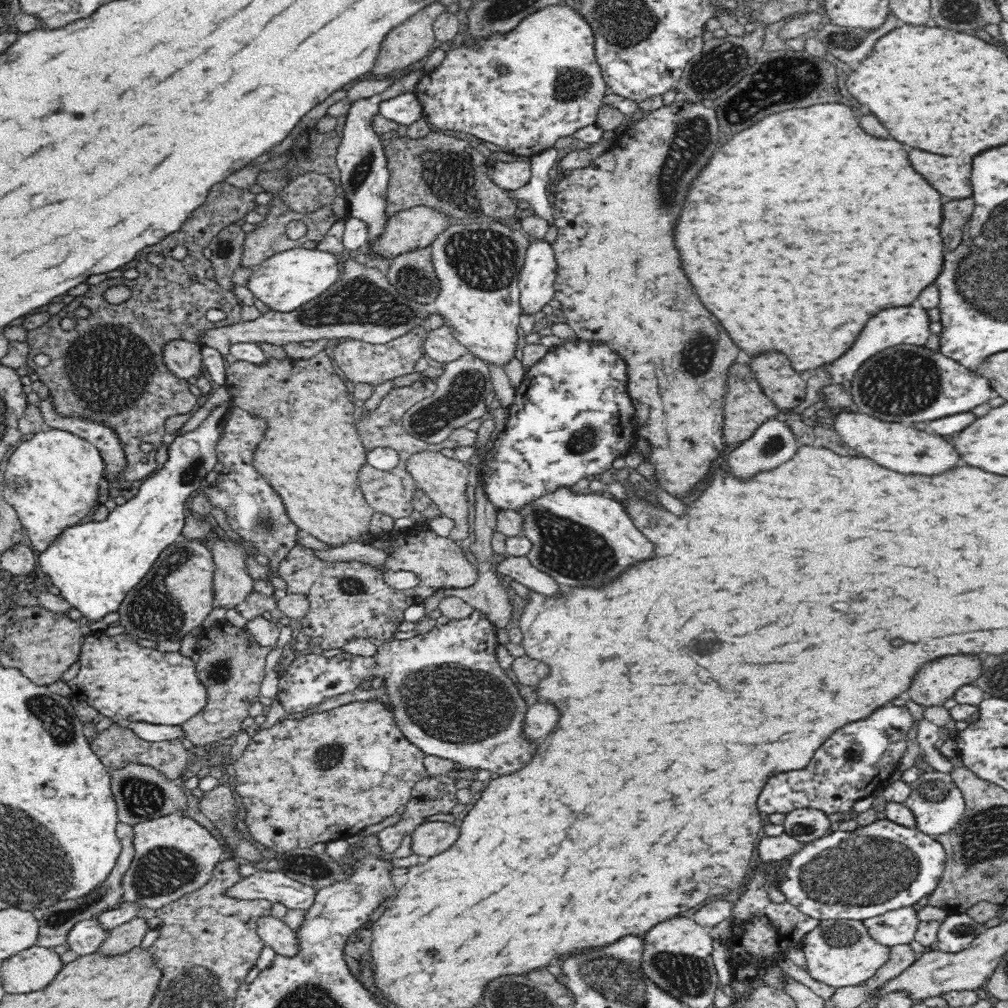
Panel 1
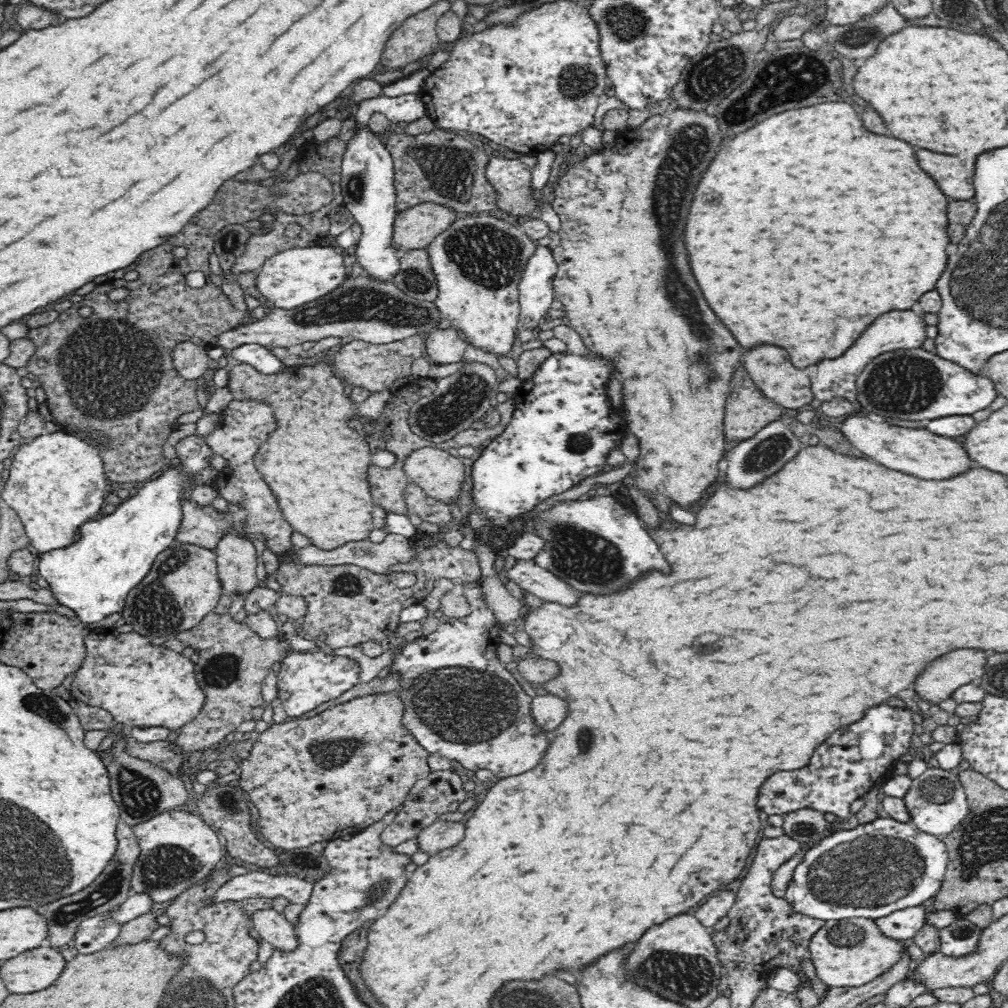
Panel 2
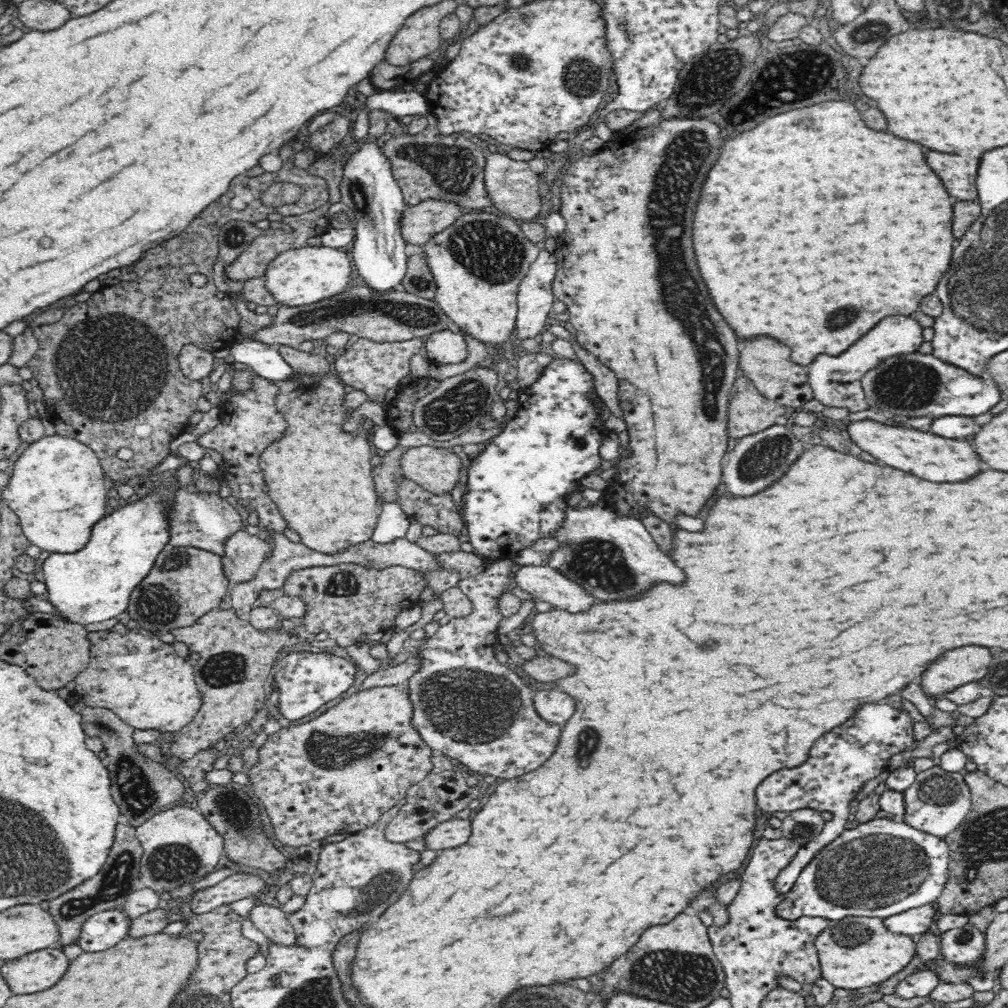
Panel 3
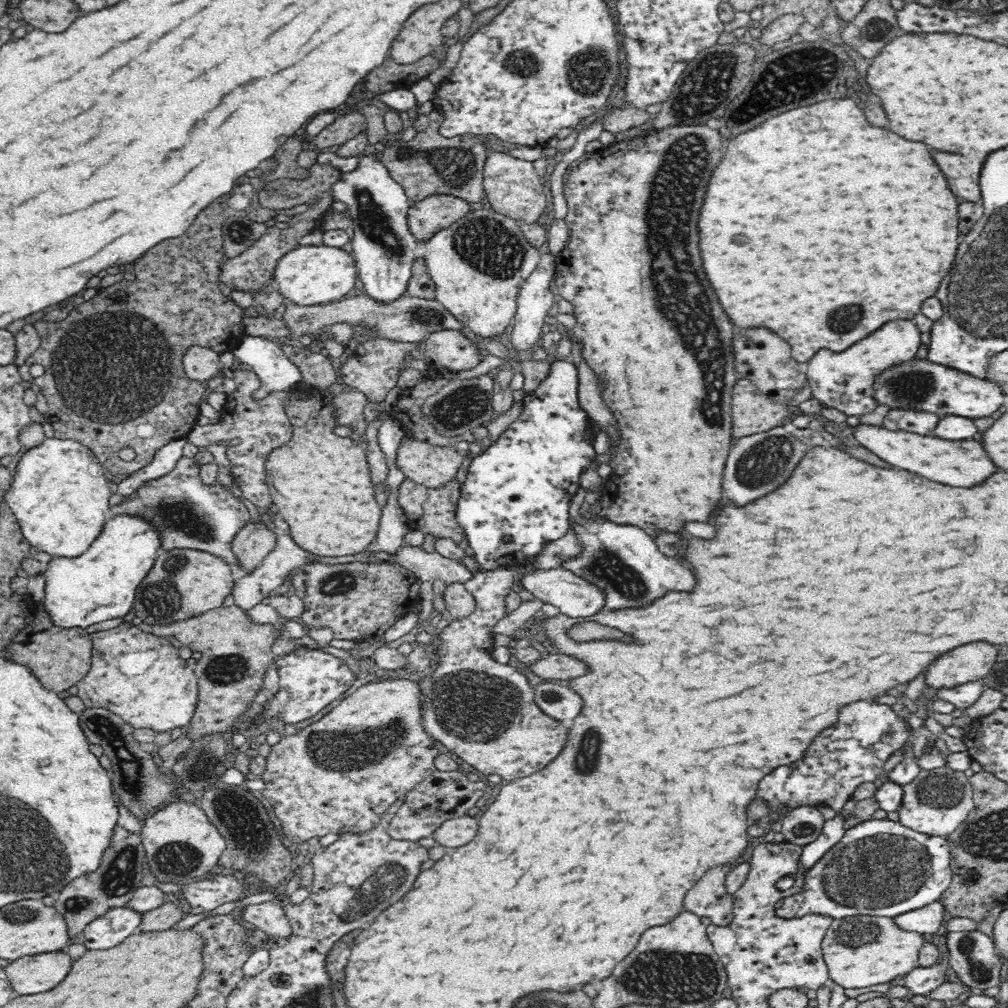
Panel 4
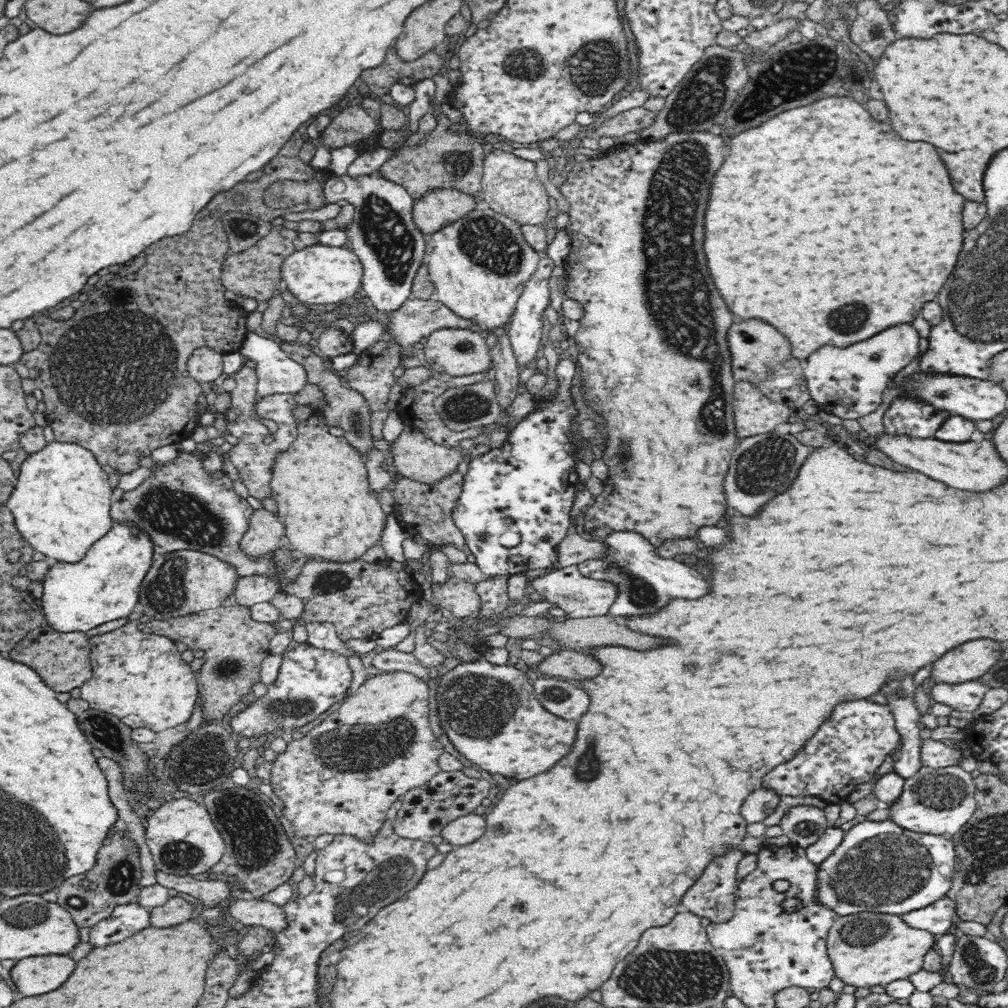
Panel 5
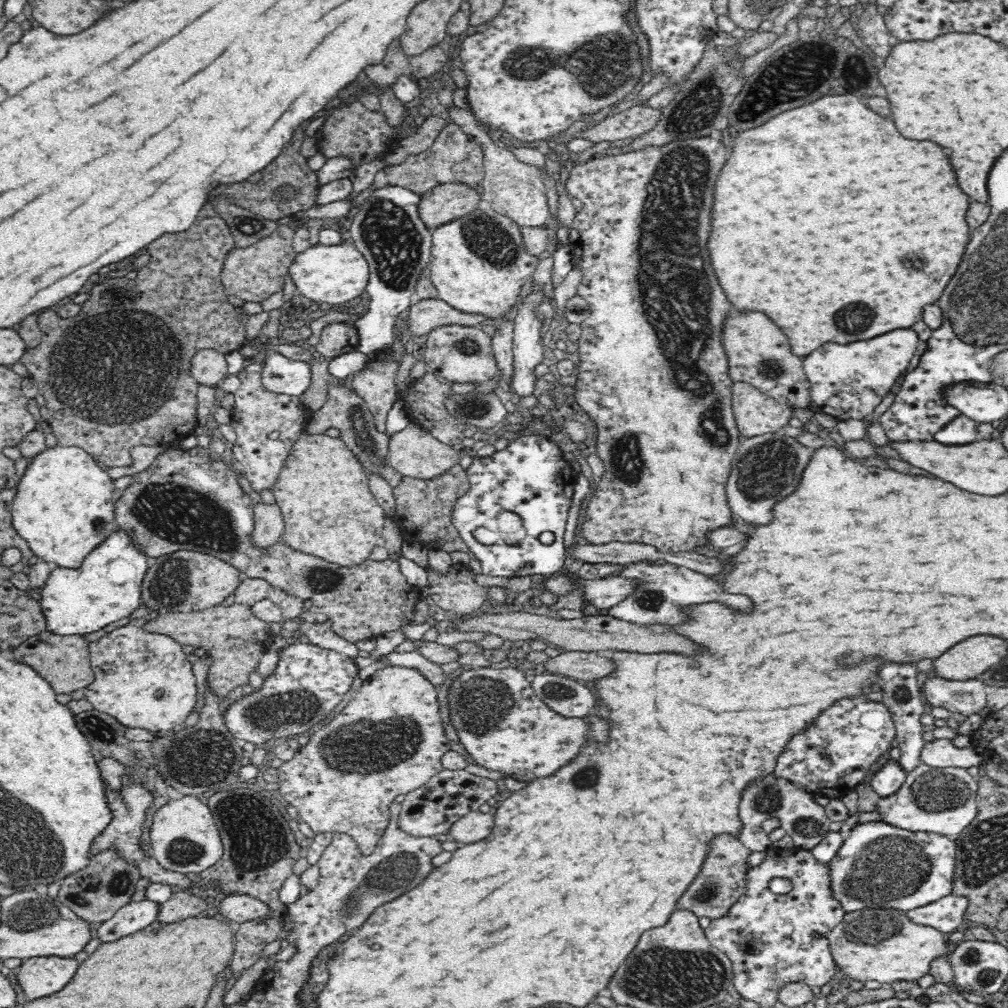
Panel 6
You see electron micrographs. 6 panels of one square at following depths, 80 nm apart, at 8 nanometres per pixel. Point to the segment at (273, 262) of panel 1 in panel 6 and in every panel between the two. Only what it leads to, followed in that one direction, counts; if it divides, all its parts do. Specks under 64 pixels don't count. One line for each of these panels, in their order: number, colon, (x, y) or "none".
2: (297, 276)
3: (305, 275)
4: (309, 275)
5: (321, 275)
6: (337, 274)

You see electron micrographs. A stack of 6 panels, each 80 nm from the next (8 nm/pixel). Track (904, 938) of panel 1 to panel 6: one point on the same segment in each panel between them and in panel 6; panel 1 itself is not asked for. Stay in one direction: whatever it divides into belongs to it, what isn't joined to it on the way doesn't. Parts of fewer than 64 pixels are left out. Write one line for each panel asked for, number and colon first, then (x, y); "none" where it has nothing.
2: (904, 924)
3: (917, 921)
4: (930, 920)
5: (940, 917)
6: (947, 914)

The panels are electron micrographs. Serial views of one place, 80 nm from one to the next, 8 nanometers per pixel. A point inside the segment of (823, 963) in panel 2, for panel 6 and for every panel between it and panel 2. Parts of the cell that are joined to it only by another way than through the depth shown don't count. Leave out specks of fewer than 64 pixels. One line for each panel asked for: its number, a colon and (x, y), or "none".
3: (856, 952)
4: (862, 950)
5: (866, 948)
6: (885, 945)

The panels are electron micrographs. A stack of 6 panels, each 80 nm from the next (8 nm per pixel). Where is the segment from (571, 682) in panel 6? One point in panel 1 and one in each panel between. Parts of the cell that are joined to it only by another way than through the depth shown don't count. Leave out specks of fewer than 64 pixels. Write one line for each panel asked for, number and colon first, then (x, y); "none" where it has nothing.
1: (541, 717)
2: (549, 710)
3: (554, 704)
4: (560, 701)
5: (559, 696)

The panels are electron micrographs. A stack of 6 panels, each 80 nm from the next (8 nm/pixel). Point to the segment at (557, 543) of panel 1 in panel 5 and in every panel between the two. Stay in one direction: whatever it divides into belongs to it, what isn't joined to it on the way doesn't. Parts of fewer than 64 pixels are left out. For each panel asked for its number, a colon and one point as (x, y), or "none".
2: (596, 544)
3: (616, 559)
4: (624, 559)
5: (648, 583)

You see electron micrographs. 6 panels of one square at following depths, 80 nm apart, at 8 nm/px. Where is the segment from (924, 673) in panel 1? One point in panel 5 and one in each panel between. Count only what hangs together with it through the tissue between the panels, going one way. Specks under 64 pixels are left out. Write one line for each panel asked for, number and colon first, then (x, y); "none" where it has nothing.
2: (955, 669)
3: (964, 665)
4: (971, 662)
5: (969, 661)

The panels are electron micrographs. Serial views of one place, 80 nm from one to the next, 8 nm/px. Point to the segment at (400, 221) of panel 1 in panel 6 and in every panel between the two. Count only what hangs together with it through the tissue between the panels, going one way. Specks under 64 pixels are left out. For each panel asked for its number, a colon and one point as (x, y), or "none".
2: (414, 228)
3: (420, 222)
4: (430, 215)
5: (434, 210)
6: (447, 201)

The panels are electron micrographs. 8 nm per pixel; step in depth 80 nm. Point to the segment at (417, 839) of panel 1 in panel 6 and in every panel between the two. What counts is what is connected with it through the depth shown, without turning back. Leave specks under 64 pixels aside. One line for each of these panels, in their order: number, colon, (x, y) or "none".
2: (442, 835)
3: (452, 833)
4: (457, 832)
5: (466, 829)
6: (475, 826)

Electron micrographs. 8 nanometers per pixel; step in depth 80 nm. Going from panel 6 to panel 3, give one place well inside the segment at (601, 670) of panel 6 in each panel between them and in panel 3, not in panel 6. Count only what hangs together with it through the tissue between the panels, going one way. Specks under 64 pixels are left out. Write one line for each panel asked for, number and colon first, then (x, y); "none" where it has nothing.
3: (550, 668)
4: (560, 666)
5: (579, 665)

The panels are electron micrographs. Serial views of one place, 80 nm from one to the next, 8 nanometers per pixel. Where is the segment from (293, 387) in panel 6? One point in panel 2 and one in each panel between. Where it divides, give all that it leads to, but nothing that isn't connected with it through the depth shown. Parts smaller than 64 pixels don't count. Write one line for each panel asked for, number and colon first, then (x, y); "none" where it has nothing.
2: (261, 358)
3: (264, 360)
4: (276, 372)
5: (277, 373)

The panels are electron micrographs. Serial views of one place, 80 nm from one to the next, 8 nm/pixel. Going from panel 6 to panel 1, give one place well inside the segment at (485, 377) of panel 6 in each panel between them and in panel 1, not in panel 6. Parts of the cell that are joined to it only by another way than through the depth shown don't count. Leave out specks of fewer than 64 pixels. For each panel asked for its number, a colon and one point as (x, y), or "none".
1: (441, 345)
2: (445, 346)
3: (444, 347)
4: (451, 349)
5: (457, 351)

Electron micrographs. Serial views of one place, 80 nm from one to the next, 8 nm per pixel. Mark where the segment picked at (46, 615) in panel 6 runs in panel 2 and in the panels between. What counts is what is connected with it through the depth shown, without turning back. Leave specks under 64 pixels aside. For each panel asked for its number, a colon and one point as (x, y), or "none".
2: (93, 578)
3: (95, 584)
4: (101, 584)
5: (105, 585)

